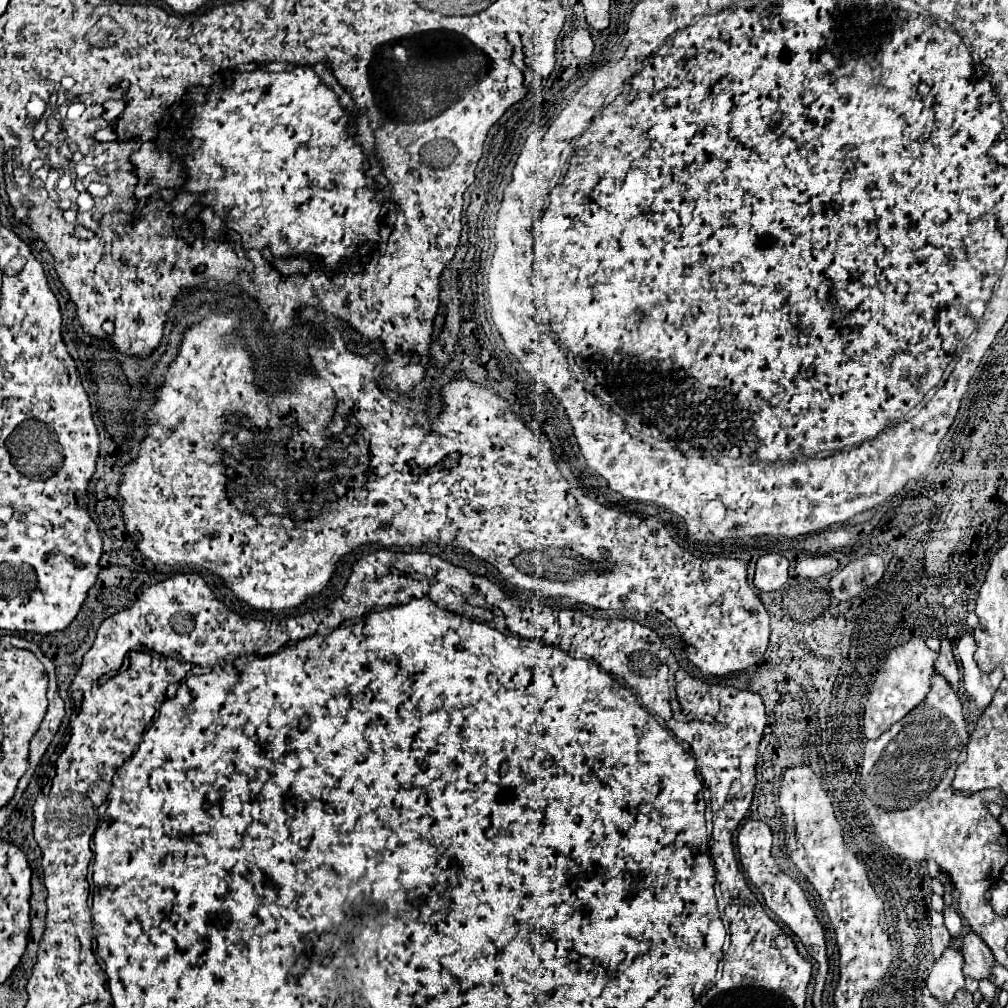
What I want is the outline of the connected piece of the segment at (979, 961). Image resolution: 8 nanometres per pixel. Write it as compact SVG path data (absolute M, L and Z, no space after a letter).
M969 932L963 938L961 952L963 952L963 958L965 958L965 964L963 964L965 976L971 976L975 980L989 976L995 958L991 956L991 950L987 948L987 944L983 944L983 940L975 932Z

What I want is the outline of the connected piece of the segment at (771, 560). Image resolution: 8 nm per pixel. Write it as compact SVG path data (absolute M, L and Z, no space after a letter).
M765 554L757 560L757 570L755 570L753 584L761 592L779 590L787 582L787 568L789 568L789 560L785 556Z

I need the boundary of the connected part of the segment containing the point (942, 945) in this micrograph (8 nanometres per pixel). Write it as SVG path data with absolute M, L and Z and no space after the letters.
M945 926L933 927L931 930L931 947L934 958L939 958L947 946L951 946L951 936Z

